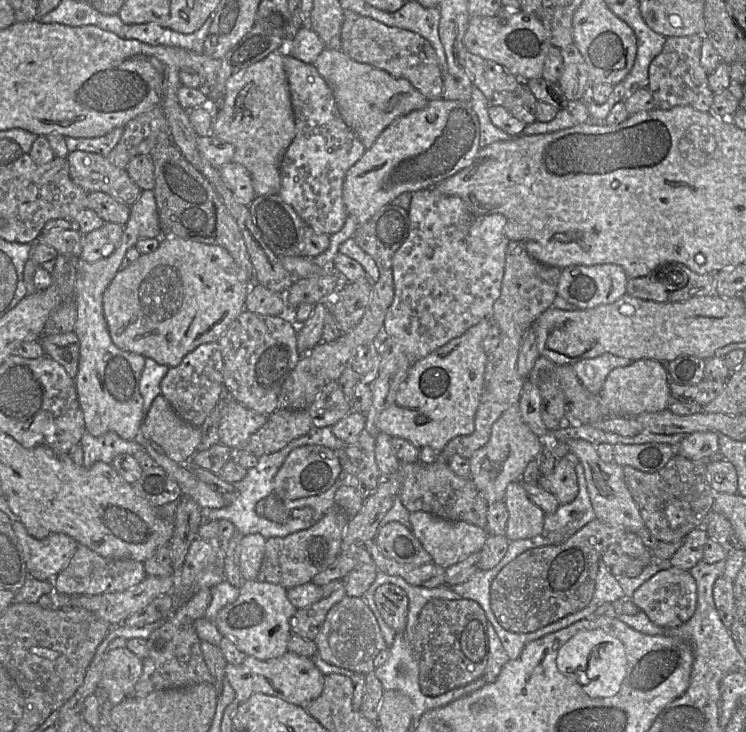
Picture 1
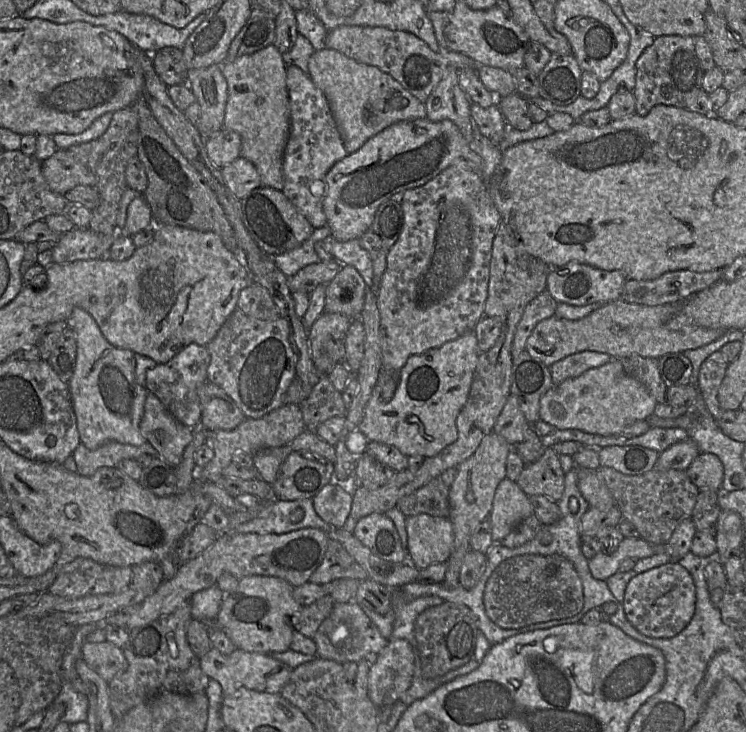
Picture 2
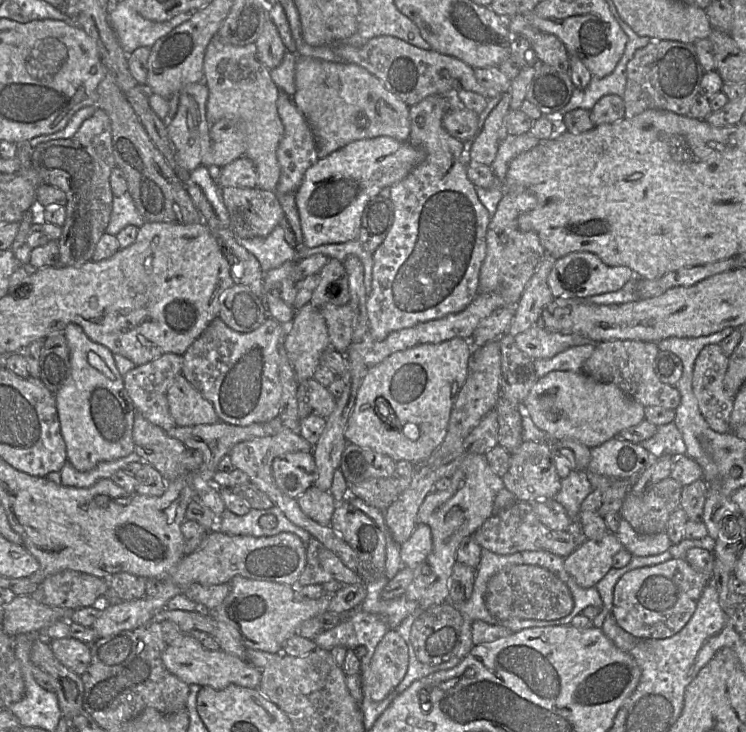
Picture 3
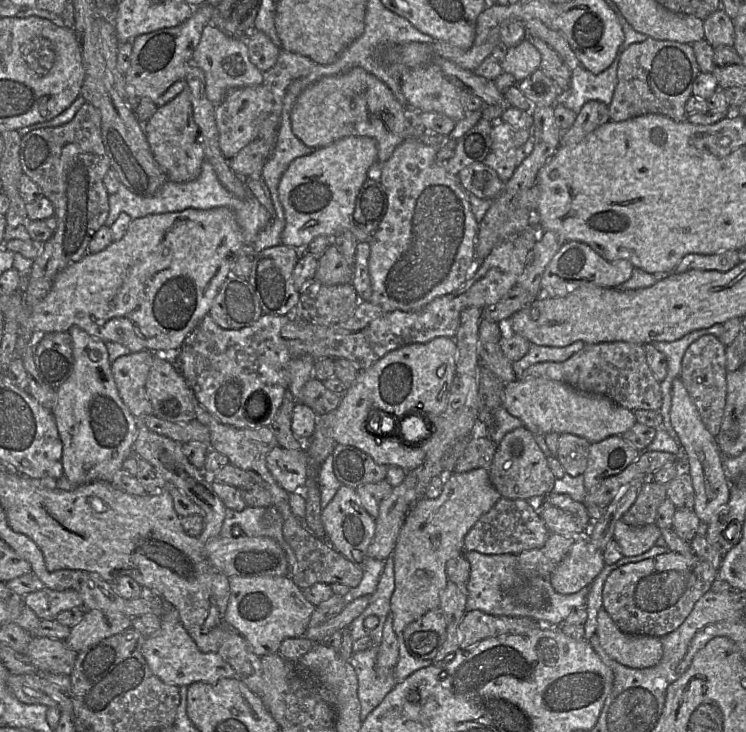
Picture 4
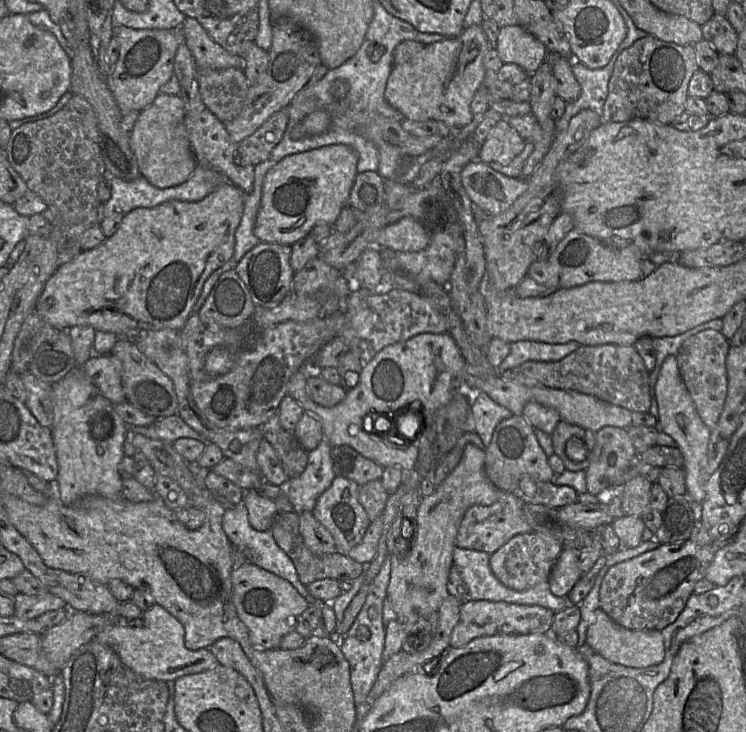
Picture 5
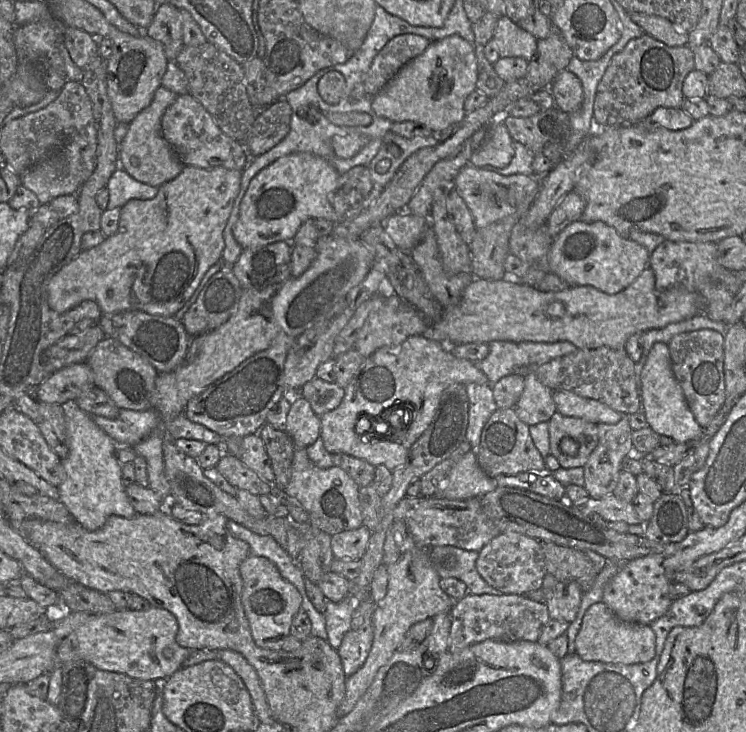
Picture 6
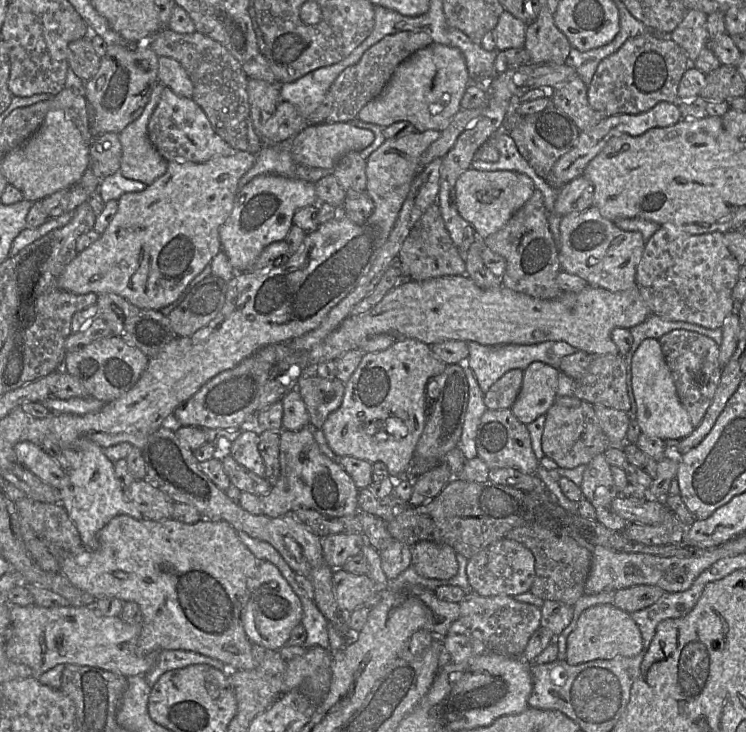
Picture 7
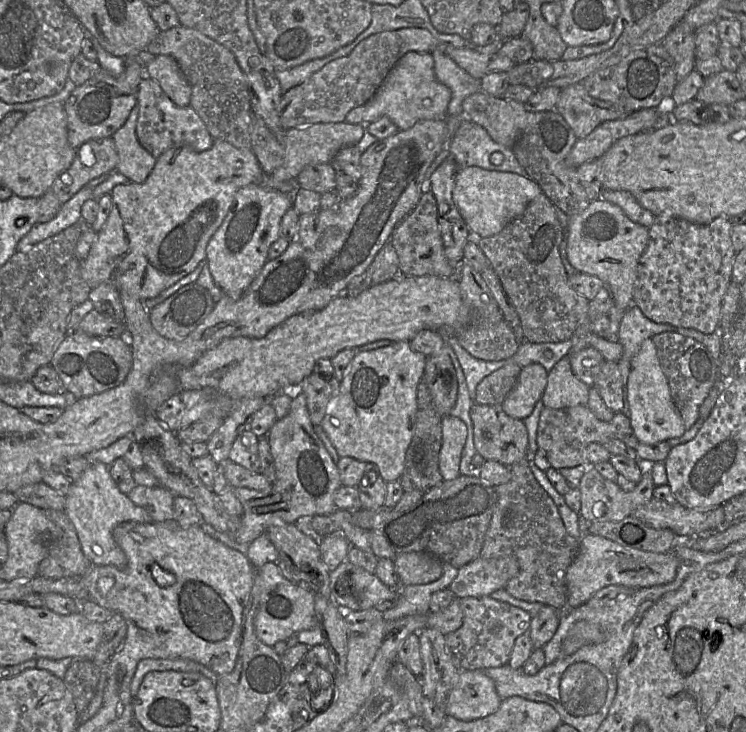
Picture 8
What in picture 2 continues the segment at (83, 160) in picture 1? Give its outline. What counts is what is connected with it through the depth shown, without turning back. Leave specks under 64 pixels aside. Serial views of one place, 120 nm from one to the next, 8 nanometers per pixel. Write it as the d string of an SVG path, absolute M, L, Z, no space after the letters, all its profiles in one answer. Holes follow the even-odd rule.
M59 149L42 162L42 174L51 191L64 195L76 186L97 184L96 175L83 164L77 162L66 149Z

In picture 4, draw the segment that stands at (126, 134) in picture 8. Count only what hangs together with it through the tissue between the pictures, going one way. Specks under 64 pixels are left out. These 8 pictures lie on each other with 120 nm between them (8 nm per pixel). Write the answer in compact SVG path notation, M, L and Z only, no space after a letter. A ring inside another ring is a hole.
M187 88L165 105L159 106L143 124L143 128L154 159L166 173L168 181L184 183L199 176L205 155L199 128L193 118L190 92Z

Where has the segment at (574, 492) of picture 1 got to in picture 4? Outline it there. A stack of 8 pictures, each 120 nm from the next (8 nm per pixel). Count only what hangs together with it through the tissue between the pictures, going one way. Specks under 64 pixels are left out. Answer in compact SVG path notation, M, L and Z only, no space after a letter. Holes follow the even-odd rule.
M525 426L507 433L497 444L491 466L488 469L493 486L502 497L539 502L554 489L556 476L547 457L537 444L535 435Z

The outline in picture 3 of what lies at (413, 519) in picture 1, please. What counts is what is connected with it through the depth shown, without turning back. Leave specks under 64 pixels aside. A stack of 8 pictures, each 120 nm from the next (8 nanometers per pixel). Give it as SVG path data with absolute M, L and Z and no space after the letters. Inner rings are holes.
M417 523L411 536L400 545L403 567L417 567L432 550L432 534L428 525Z

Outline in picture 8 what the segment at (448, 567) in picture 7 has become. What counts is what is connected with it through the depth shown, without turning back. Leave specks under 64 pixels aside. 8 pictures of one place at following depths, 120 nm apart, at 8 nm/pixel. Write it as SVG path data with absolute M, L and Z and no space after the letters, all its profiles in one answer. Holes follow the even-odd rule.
M421 552L396 555L395 571L402 585L428 584L442 576L443 563L436 557Z

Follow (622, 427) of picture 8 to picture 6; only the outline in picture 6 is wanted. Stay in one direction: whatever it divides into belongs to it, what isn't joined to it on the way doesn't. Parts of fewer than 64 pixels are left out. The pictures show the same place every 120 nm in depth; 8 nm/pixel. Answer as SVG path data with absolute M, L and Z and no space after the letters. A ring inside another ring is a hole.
M556 411L549 421L550 454L554 456L561 468L584 467L598 445L598 426L581 418L569 417ZM570 437L580 444L575 457L565 455L561 442Z

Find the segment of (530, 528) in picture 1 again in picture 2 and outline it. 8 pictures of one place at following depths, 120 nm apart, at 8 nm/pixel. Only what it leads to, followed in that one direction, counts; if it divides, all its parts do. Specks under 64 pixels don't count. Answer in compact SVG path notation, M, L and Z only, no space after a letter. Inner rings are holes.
M505 478L498 485L489 519L494 542L500 542L521 521L534 514L530 498L516 481Z

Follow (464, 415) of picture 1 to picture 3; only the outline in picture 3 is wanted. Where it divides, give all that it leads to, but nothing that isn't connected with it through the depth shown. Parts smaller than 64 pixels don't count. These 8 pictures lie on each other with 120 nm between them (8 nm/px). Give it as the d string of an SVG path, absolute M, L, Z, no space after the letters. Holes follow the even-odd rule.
M454 338L438 344L423 344L404 351L393 353L380 364L369 368L359 388L354 408L348 419L344 432L346 441L363 448L369 448L377 453L387 455L395 462L405 460L413 463L414 465L420 465L428 457L430 457L437 448L439 448L446 437L453 405L457 399L459 391L467 379L469 372L469 361L472 357L473 348L473 345L468 340Z

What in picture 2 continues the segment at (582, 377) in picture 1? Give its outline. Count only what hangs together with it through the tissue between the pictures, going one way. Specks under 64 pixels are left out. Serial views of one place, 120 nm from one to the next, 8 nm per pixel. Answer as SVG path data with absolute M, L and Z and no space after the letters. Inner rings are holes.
M583 351L565 357L549 366L554 386L569 378L575 378L589 369L601 367L614 360L607 353Z

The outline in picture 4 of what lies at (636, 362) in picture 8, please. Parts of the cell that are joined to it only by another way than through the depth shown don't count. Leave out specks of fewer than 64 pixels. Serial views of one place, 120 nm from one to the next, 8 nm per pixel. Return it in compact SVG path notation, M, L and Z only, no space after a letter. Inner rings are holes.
M680 377L673 380L671 395L670 421L688 458L689 473L695 492L694 511L697 517L708 525L712 516L721 506L728 503L730 497L730 481L725 475L723 455L714 436L705 427Z

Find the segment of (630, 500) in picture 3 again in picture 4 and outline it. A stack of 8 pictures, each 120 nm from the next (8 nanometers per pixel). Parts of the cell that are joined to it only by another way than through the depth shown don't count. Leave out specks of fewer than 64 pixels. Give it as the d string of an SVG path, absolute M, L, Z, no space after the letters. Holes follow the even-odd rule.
M648 479L639 491L634 504L623 514L623 521L634 527L655 524L658 507L666 498L666 485Z

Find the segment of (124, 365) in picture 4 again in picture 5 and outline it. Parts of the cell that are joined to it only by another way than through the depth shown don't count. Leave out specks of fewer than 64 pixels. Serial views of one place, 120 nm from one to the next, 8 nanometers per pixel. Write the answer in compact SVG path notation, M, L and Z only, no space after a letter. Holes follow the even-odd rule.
M96 355L88 359L83 365L86 375L102 395L113 404L126 401L122 388L122 364L115 356Z

